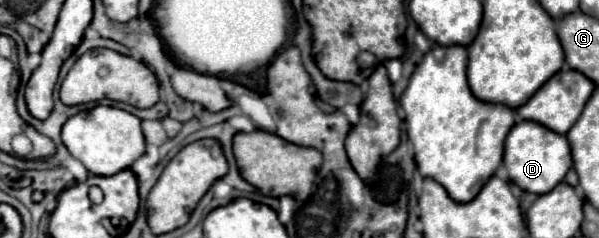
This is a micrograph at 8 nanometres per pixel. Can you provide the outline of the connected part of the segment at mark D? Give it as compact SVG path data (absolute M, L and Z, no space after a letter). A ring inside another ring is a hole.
M523 120L511 128L505 140L503 162L507 166L511 182L521 190L533 194L545 194L551 188L555 188L555 184L559 184L565 178L567 170L573 166L569 140L563 134L557 134L547 126L531 120Z

